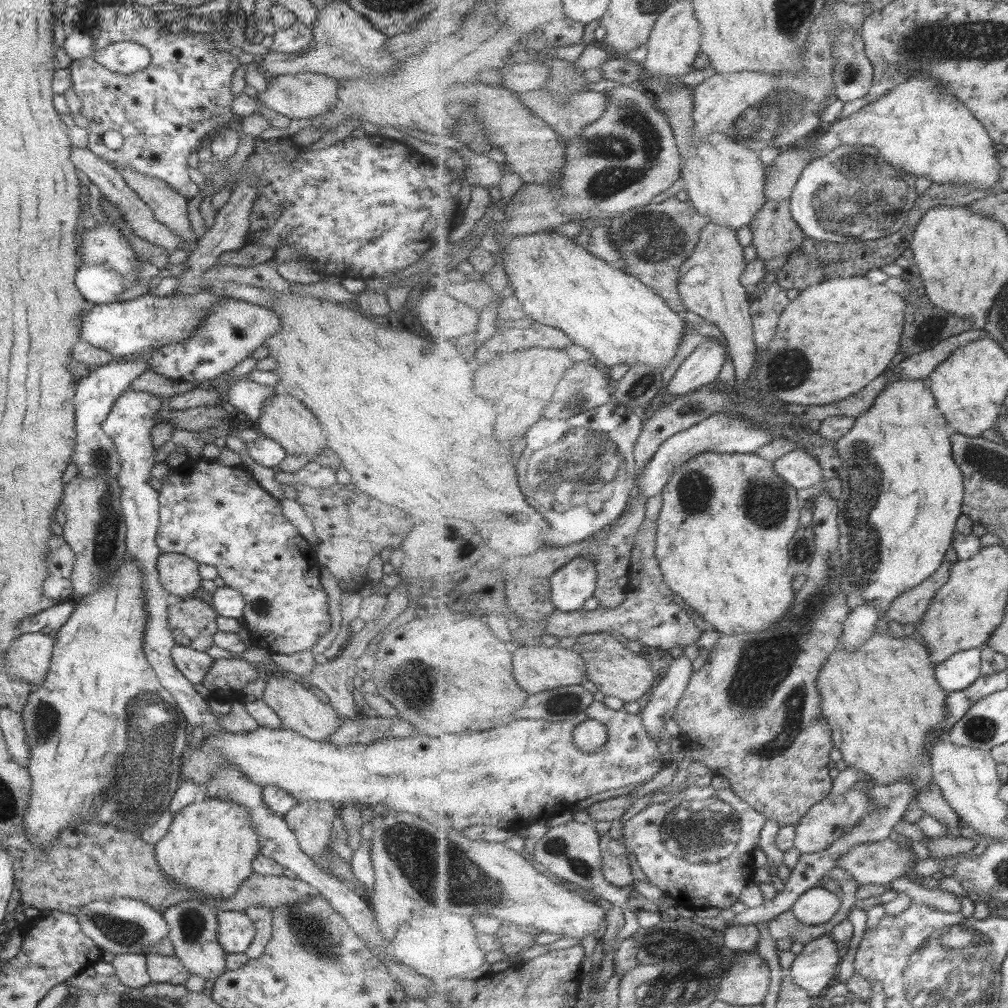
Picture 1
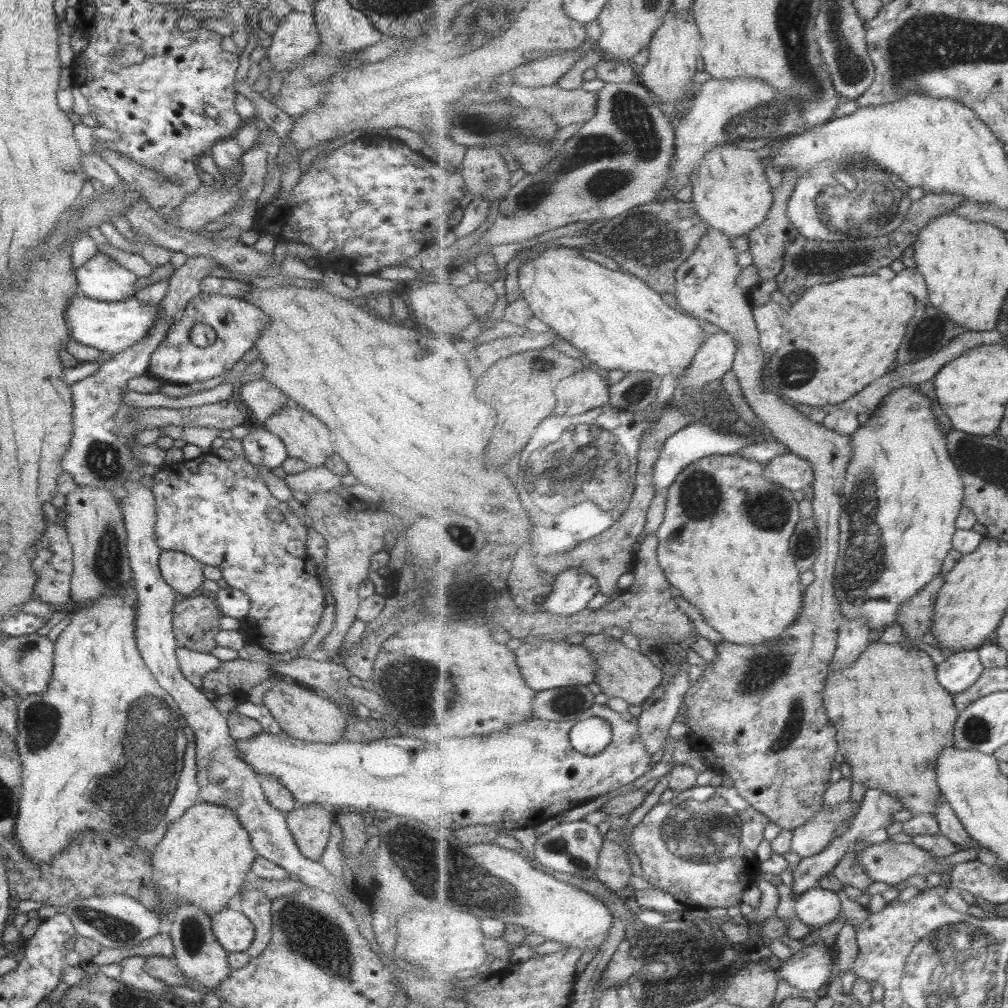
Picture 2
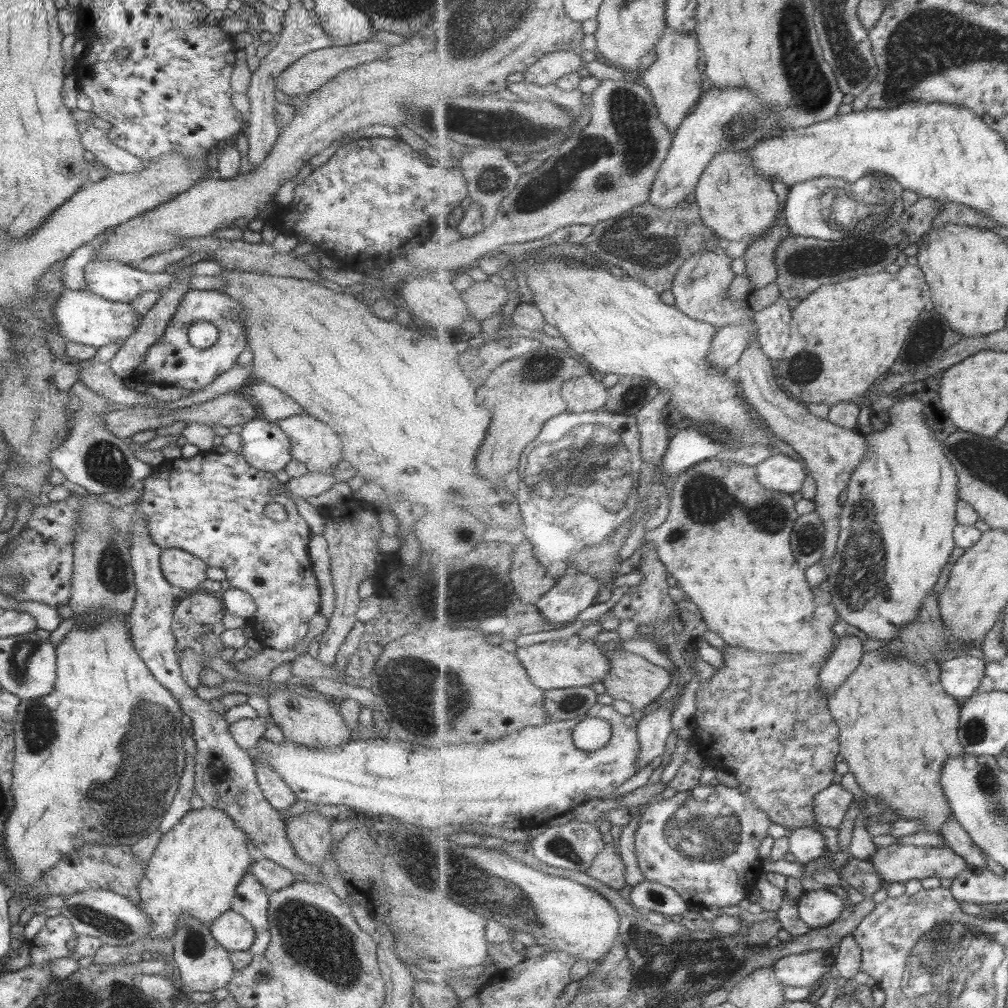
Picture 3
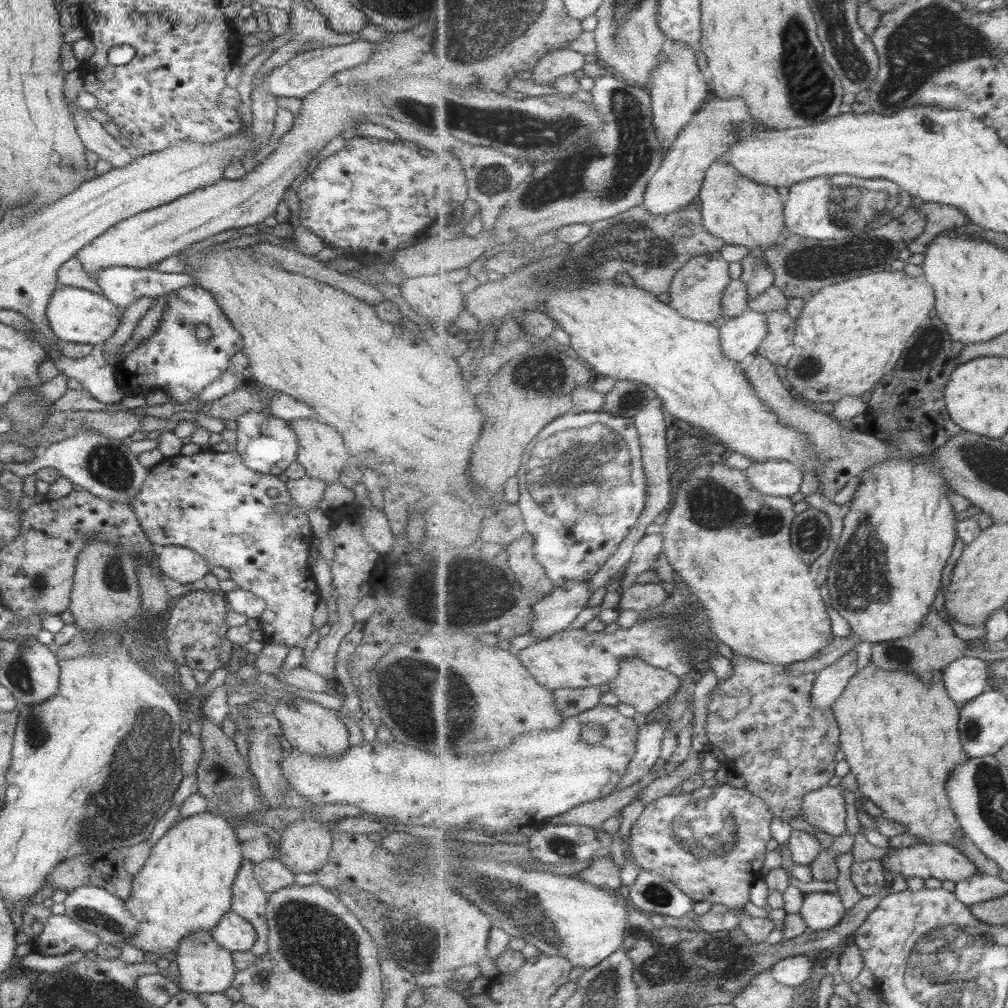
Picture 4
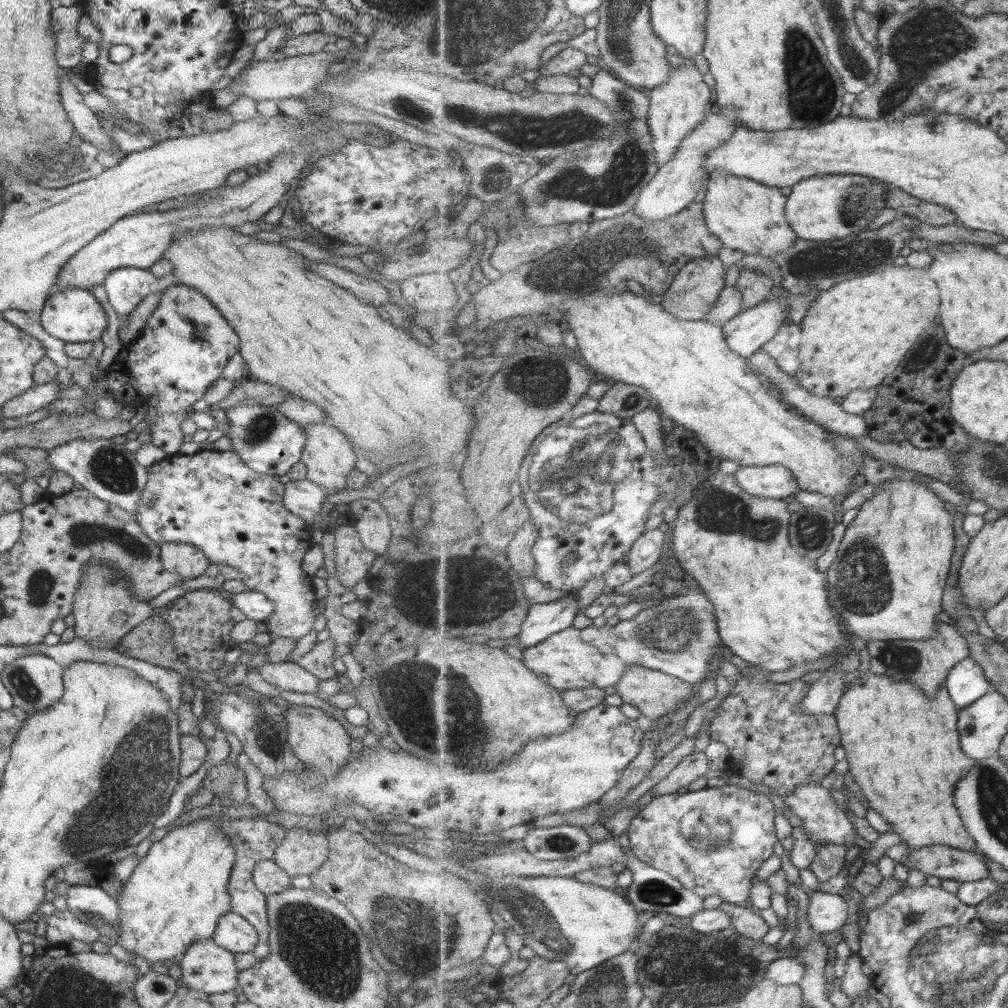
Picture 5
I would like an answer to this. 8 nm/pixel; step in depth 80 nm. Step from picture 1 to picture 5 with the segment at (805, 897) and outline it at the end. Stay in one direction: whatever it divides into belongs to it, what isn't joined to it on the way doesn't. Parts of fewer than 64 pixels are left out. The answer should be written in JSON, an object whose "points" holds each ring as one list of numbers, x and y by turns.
{"points":[[815,891,811,893,807,916,814,930,819,933,832,933,847,924,849,907,849,903,841,896]]}

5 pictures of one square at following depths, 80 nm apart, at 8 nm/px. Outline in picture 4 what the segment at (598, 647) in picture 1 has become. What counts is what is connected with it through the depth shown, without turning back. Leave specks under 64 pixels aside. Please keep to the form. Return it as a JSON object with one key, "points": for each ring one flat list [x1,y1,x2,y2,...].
{"points":[[623,659,618,678,609,683,609,691,618,697,618,700,630,704,640,713,649,717,657,715,656,710,664,702,667,702,679,688,681,688,682,677,645,662,643,659]]}

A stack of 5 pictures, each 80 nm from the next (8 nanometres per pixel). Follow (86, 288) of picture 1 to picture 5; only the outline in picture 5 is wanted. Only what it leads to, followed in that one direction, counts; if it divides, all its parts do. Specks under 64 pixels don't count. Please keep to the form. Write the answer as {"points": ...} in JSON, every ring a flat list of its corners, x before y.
{"points":[[129,267,109,271,101,285,111,308,121,318,131,312,147,294,162,292,167,286,175,284,176,278,171,273,157,278,148,269]]}

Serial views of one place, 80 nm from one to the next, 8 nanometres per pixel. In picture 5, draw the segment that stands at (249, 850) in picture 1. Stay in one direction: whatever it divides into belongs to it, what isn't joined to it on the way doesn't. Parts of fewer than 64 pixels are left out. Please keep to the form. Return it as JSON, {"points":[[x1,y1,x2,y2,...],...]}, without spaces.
{"points":[[196,818,195,822,171,828,163,838,151,844,149,851,139,860,139,865,123,883,121,894,115,898,120,920,117,944,125,952,133,957,143,958,148,965,168,965,183,954,183,949,191,941,209,938,213,934,217,919,230,912,227,881,235,861,235,849,231,846,229,838,221,832,219,824]]}

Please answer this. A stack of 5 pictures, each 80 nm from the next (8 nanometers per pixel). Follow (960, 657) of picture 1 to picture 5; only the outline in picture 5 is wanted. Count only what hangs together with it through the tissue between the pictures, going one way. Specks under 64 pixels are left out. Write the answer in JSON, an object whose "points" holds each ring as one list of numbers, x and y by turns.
{"points":[[973,657,958,662,945,683,959,709,973,704,993,688,983,667]]}

